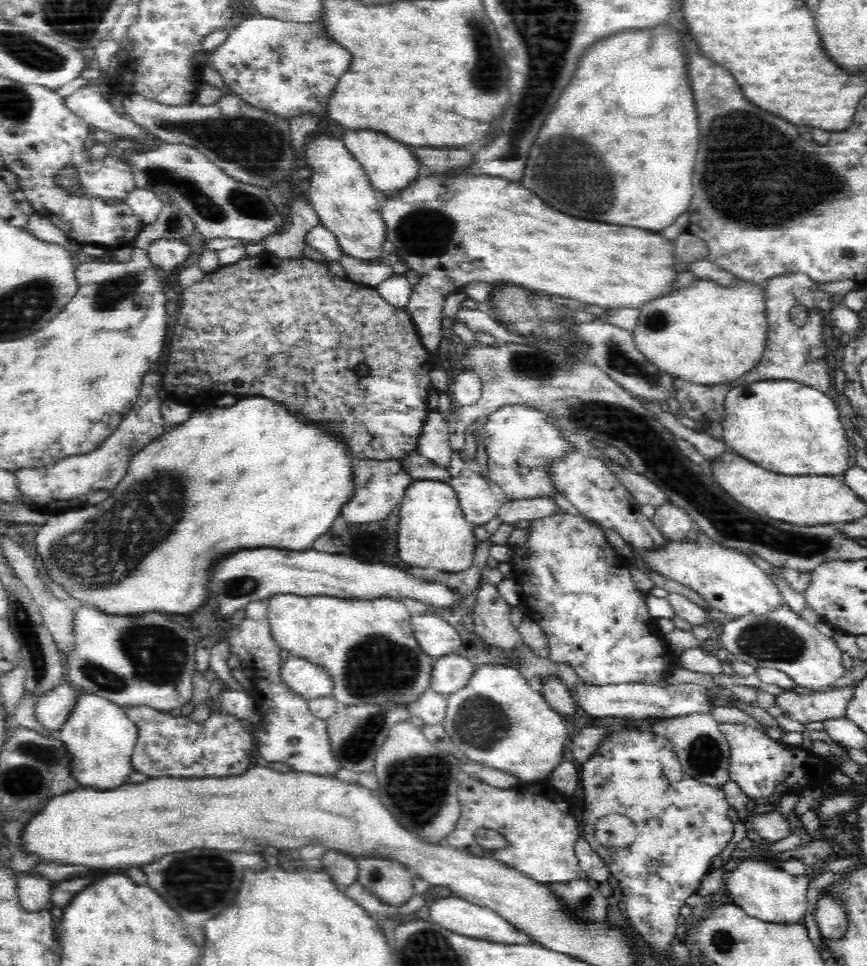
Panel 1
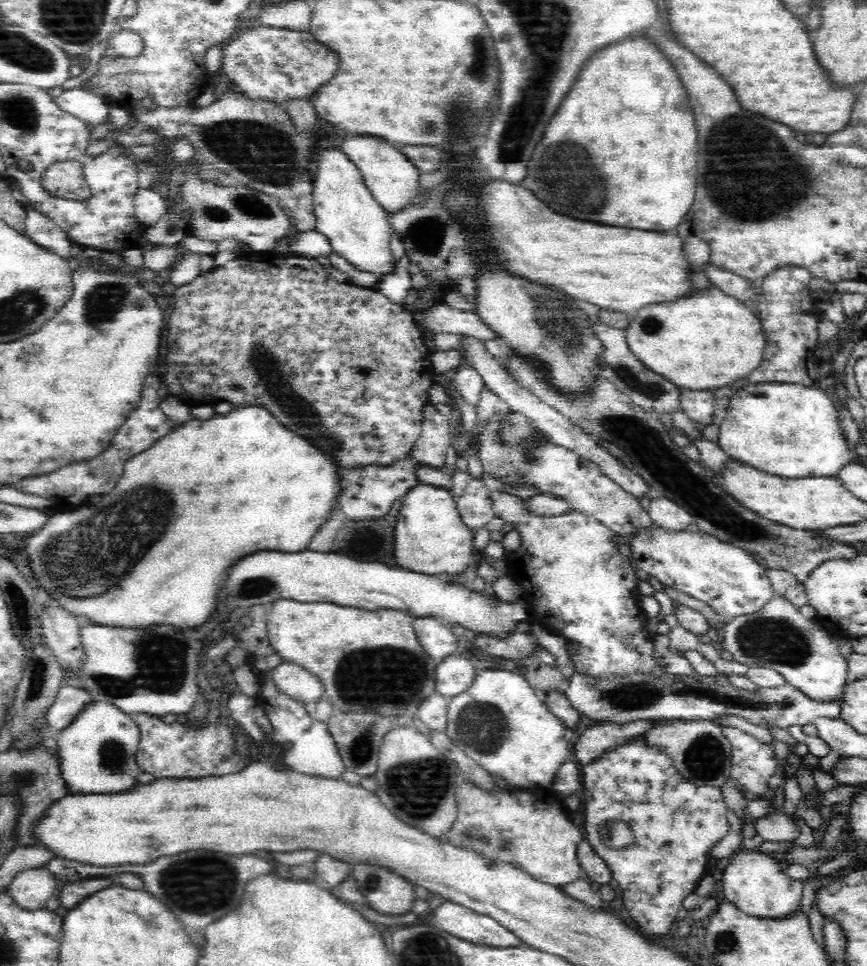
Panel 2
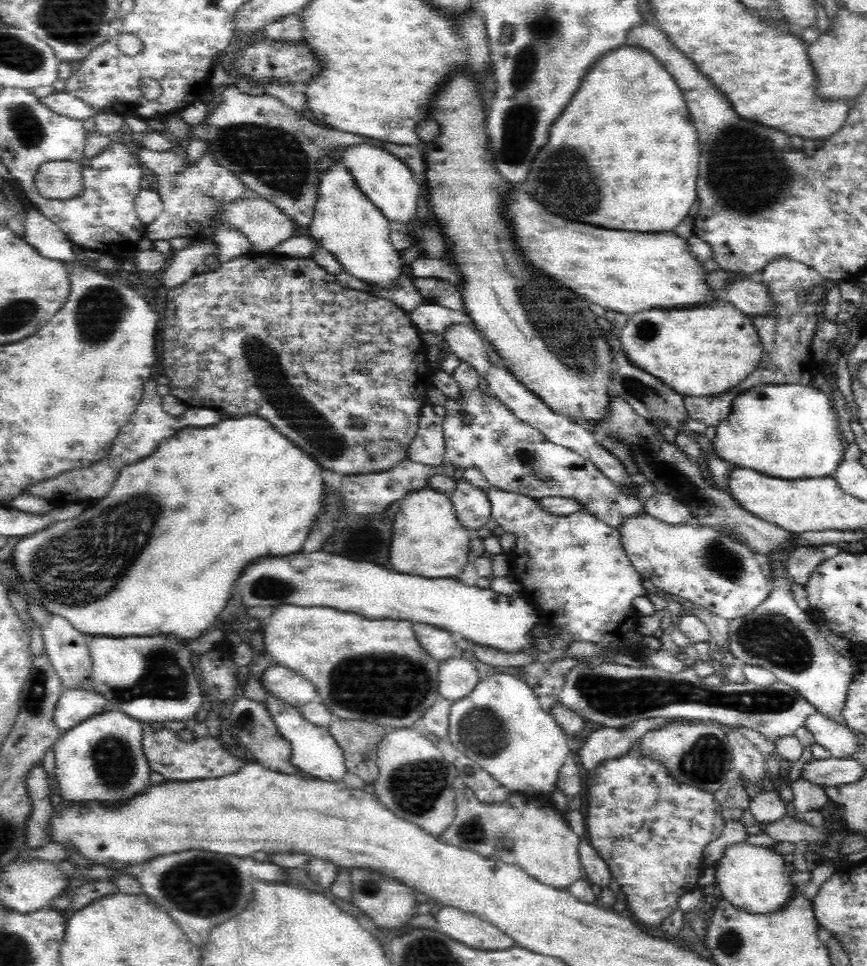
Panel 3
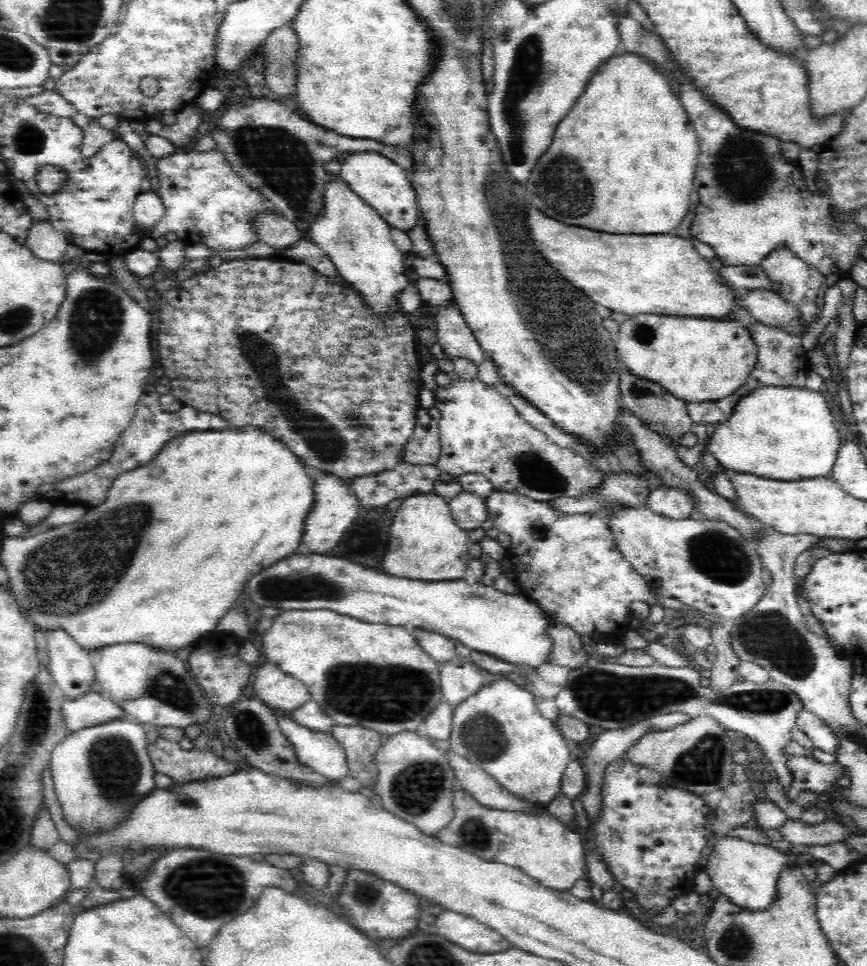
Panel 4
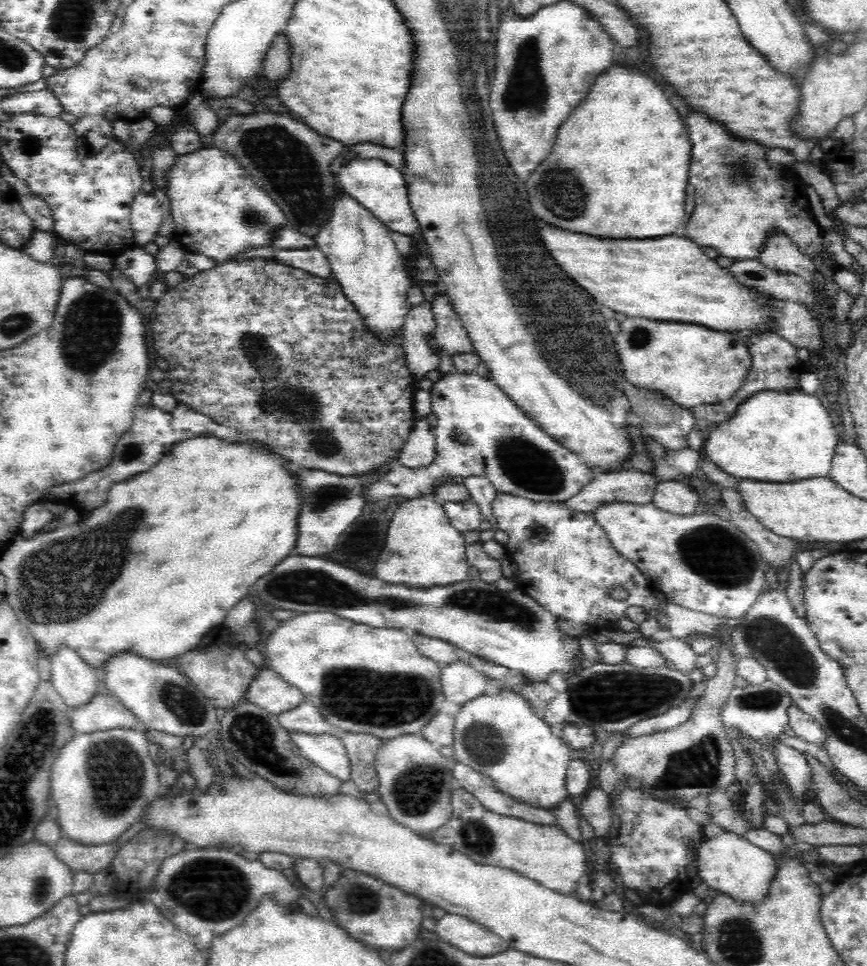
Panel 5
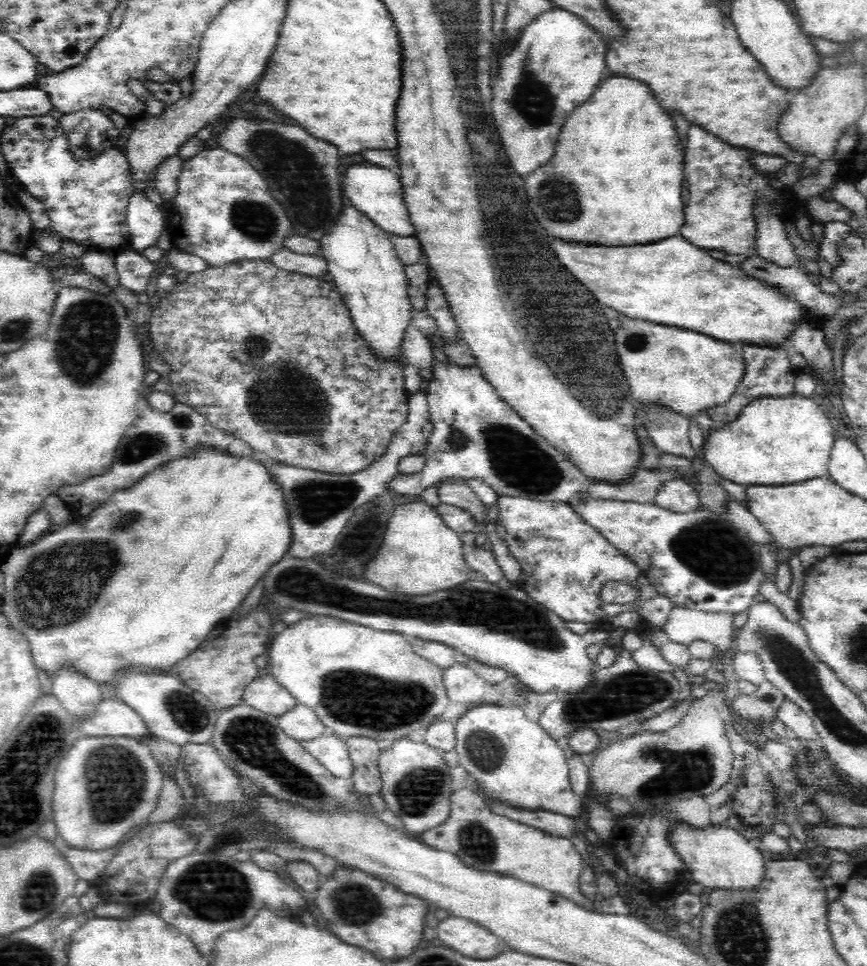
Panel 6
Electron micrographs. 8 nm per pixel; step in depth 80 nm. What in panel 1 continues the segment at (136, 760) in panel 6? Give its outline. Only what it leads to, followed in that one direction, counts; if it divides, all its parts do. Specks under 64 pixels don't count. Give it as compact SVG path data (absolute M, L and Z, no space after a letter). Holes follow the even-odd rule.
M80 691L71 716L55 734L72 757L73 780L78 780L82 786L96 786L100 790L118 788L126 784L126 778L135 770L130 762L137 743L138 729L118 703Z

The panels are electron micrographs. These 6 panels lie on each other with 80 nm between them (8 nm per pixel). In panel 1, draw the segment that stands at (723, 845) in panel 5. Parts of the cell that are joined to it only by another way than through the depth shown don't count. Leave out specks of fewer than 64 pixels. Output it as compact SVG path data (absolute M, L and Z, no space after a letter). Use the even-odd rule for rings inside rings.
M744 860L728 878L727 892L746 914L764 922L803 922L806 916L807 875L790 875L766 862Z

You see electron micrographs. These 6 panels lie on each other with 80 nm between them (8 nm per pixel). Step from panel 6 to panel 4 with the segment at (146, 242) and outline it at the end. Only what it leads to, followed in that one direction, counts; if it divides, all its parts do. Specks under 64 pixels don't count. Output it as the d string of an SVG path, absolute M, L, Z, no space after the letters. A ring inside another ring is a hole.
M142 191L133 202L136 228L144 237L149 237L148 232L158 225L164 215L164 203L155 191Z

